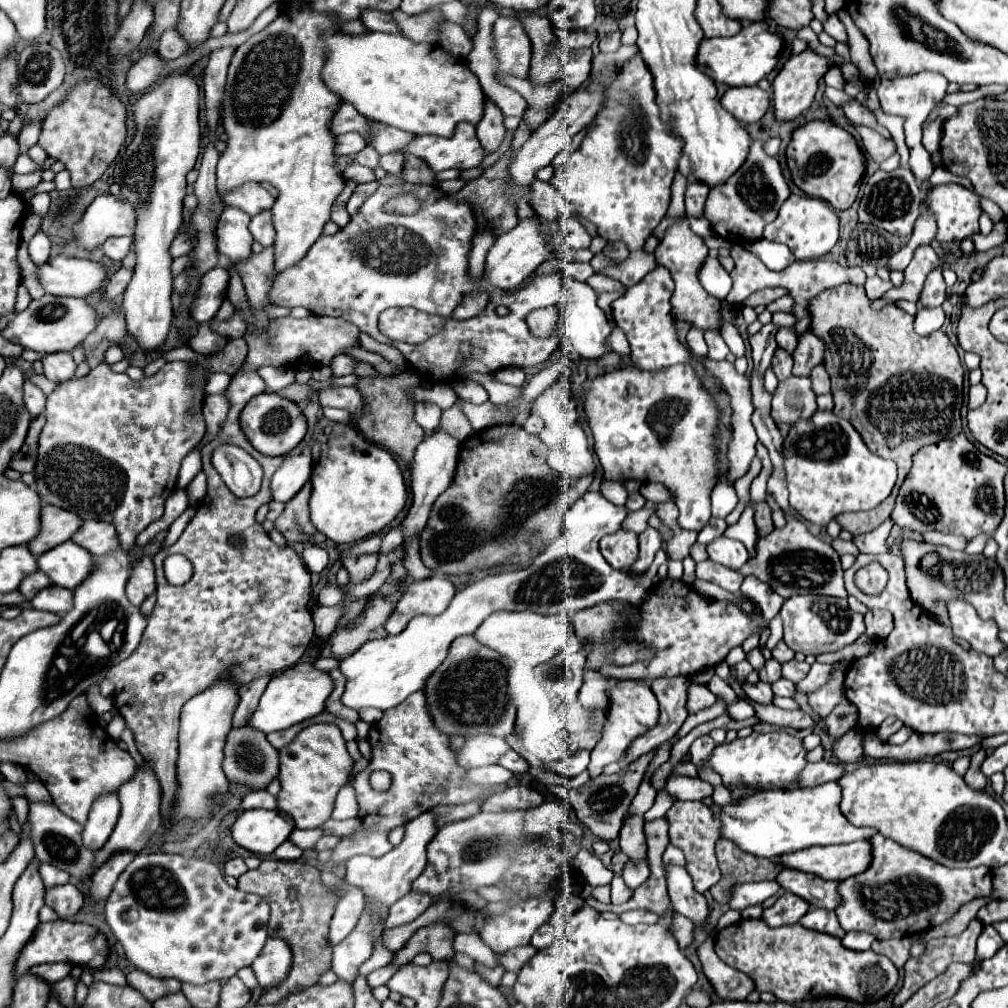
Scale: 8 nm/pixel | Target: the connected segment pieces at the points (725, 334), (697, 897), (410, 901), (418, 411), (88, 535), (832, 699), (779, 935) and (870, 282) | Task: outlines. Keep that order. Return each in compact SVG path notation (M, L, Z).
M722 321L721 336L736 358L745 355L745 344L737 328L728 321Z
M664 865L664 869L666 869L668 897L672 901L674 911L686 915L696 923L704 923L708 917L708 905L706 899L700 893L696 893L686 869L680 865Z
M410 893L408 897L398 899L392 907L390 913L384 921L384 931L406 925L410 921L414 921L418 915L424 913L426 907L430 907L434 901L428 895L418 895L418 893Z
M416 403L414 407L414 419L426 433L432 433L434 429L438 429L440 413L442 409L434 403Z
M86 521L76 533L76 537L72 537L72 541L92 551L94 555L104 555L104 553L108 555L112 551L122 551L116 529L112 527L112 523L106 521Z
M846 661L836 663L836 673L834 673L832 681L828 685L824 685L824 689L818 689L816 693L808 695L808 705L820 719L828 717L828 713L844 699L844 687L842 687L844 677L840 677L840 669L844 669L844 663Z
M740 919L738 923L732 923L716 933L714 949L724 963L746 973L754 981L756 991L770 991L776 995L776 999L788 1003L800 1003L802 999L820 995L840 995L858 1003L870 1003L888 995L898 983L898 969L888 957L882 957L874 951L850 951L842 947L840 939L820 931L810 931L800 923L772 929L762 919Z
M878 275L876 277L870 277L870 279L866 279L866 283L864 283L864 289L866 289L866 295L870 297L871 301L875 301L876 299L880 299L888 289L892 287L892 283L888 281L882 281Z

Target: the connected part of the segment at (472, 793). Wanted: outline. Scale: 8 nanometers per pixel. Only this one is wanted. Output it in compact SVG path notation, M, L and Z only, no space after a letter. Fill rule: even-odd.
M424 691L412 693L404 705L388 709L384 717L372 725L368 741L372 745L372 759L364 771L354 777L354 791L358 799L358 819L362 827L350 835L340 837L338 845L332 849L332 863L344 863L354 855L380 857L392 851L388 833L394 827L406 825L424 811L438 805L462 805L474 801L486 793L500 793L506 785L476 785L466 779L466 769L458 765L456 751L450 747L450 737L436 729L434 719L428 711L428 701ZM376 769L388 771L392 775L392 787L386 793L378 793L370 787L368 775Z

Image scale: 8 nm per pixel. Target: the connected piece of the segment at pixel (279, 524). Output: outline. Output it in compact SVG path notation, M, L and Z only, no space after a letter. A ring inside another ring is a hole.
M308 481L308 483L296 493L296 497L292 497L292 501L286 503L282 515L274 521L276 529L286 537L288 543L300 541L302 535L312 535L314 543L326 541L326 535L320 533L320 531L312 525L312 521L310 521L310 509L308 509L310 491L312 491L312 483Z

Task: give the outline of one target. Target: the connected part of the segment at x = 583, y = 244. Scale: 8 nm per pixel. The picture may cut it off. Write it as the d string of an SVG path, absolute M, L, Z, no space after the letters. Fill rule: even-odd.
M572 215L560 217L558 229L560 229L560 233L562 233L564 239L566 239L566 243L568 243L572 249L586 249L586 247L590 247L592 237L586 233L586 229L584 229Z

